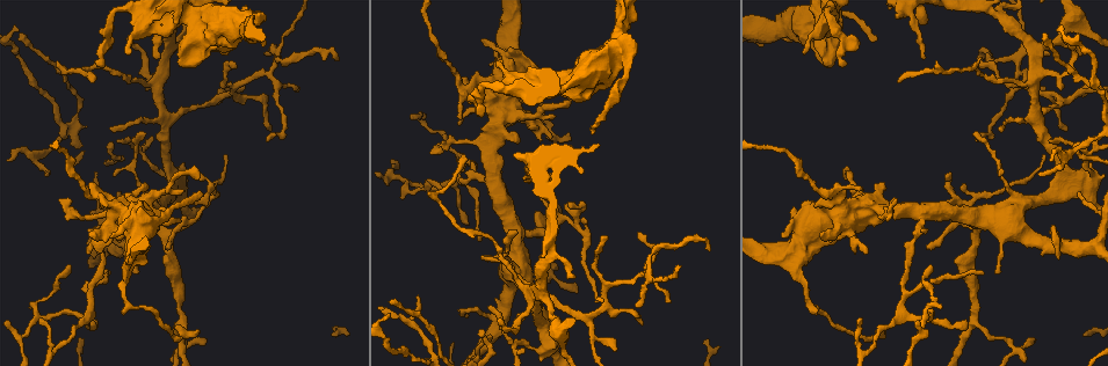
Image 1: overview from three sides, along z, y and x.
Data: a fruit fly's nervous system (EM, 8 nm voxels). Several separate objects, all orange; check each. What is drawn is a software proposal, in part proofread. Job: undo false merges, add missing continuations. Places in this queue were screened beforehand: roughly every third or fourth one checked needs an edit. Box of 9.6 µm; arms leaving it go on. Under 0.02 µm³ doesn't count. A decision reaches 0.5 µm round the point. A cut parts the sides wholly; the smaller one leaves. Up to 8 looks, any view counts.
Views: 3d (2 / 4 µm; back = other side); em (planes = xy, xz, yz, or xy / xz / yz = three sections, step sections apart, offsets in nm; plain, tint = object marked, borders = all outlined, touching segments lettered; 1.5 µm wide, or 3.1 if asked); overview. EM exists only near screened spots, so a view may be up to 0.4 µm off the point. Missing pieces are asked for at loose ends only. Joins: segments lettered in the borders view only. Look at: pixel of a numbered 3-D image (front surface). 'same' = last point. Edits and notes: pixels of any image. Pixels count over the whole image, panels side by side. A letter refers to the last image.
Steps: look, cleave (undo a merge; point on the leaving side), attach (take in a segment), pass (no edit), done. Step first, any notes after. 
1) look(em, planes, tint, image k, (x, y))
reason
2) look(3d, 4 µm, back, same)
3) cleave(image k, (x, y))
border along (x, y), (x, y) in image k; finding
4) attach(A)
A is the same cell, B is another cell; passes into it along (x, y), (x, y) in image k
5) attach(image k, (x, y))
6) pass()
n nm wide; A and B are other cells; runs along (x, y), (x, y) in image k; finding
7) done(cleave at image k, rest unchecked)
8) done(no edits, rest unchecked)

look(em, xz, step 4, borders, image 1, (866, 351))
sharp bend

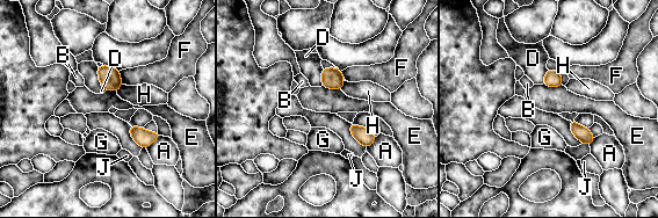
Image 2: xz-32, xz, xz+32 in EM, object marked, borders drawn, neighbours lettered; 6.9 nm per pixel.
look(em, planes, borders, same)
cut it another way

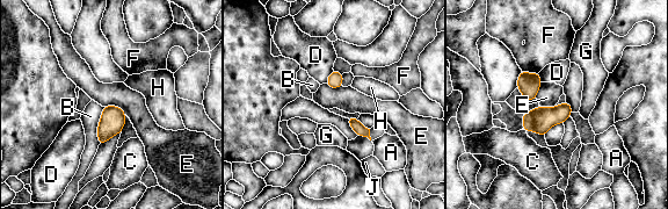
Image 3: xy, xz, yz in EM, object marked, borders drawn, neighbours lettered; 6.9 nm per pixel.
pass()
A, B, C, D, E, F, G, H and J are other cells; border along (104, 106), (117, 106), (125, 114) in image 3; continuous, no second cell

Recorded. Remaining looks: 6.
look(em, planes, plain, image 1, (105, 64))
branch stops here

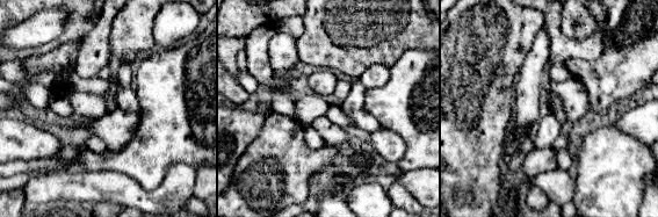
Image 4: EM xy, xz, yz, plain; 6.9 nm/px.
look(em, planes, borders, same)

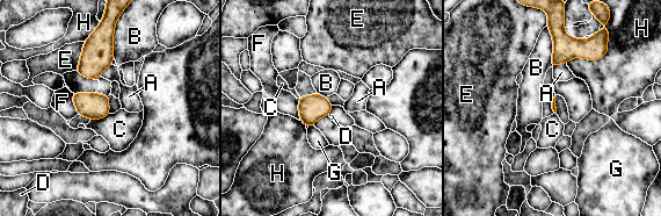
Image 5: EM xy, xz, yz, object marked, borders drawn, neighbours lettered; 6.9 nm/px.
pass()
H touches over 320 nm; A, B, C, D, E, F, G and H are other cells; no lettered segment goes on from it

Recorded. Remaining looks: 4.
look(em, xy, step 4, borders, image 1, (592, 134))
free end

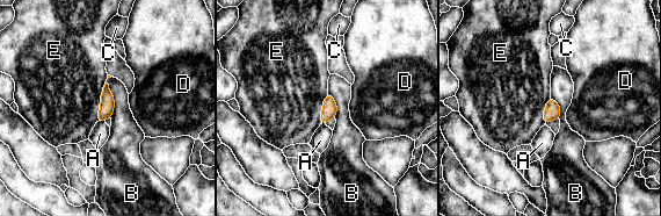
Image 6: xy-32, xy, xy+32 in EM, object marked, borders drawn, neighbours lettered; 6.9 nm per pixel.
look(em, planes, borders, same)

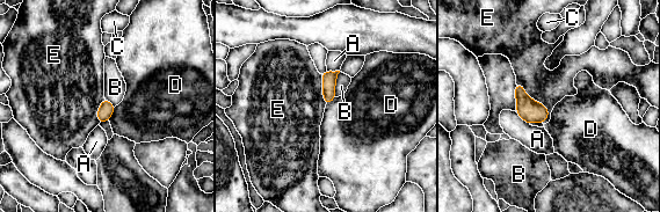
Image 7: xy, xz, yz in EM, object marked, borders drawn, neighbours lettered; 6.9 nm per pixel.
pass()
100 nm wide; A, B, C, D and E are other cells; border along (115, 107), (108, 119) in image 7; no lettered segment goes on from it

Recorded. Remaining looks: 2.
done(no edits, rest unchecked)

